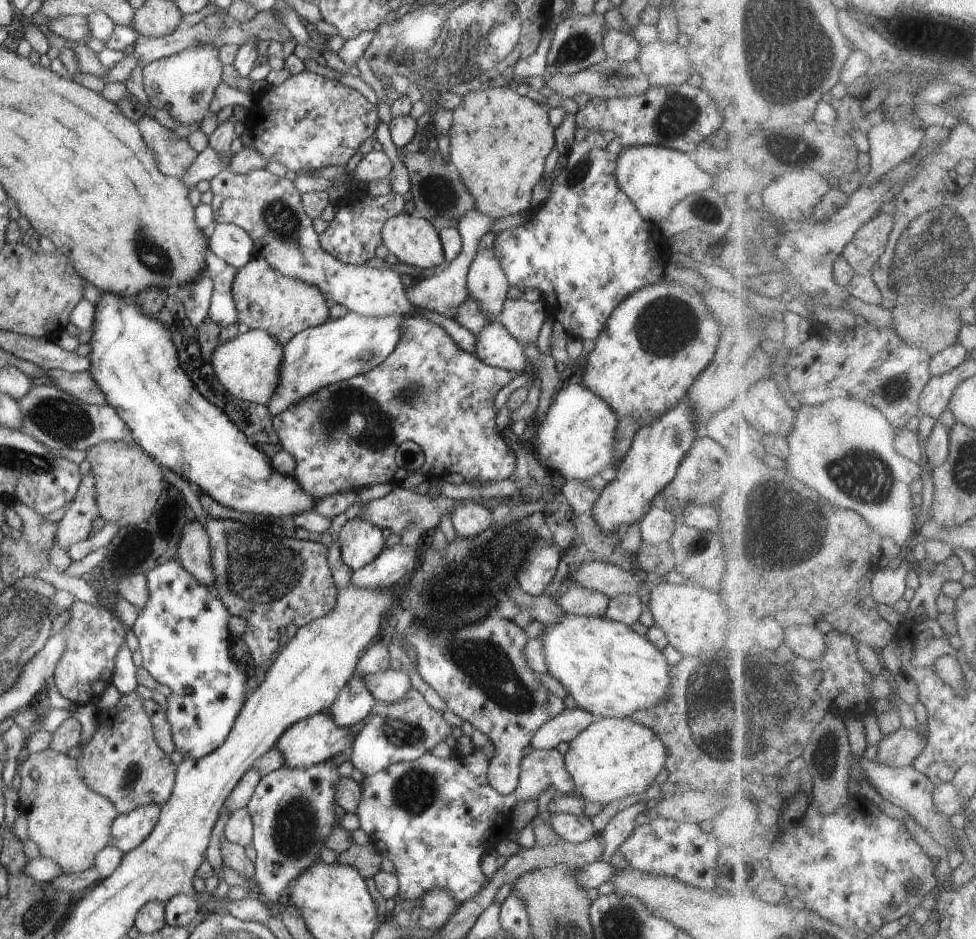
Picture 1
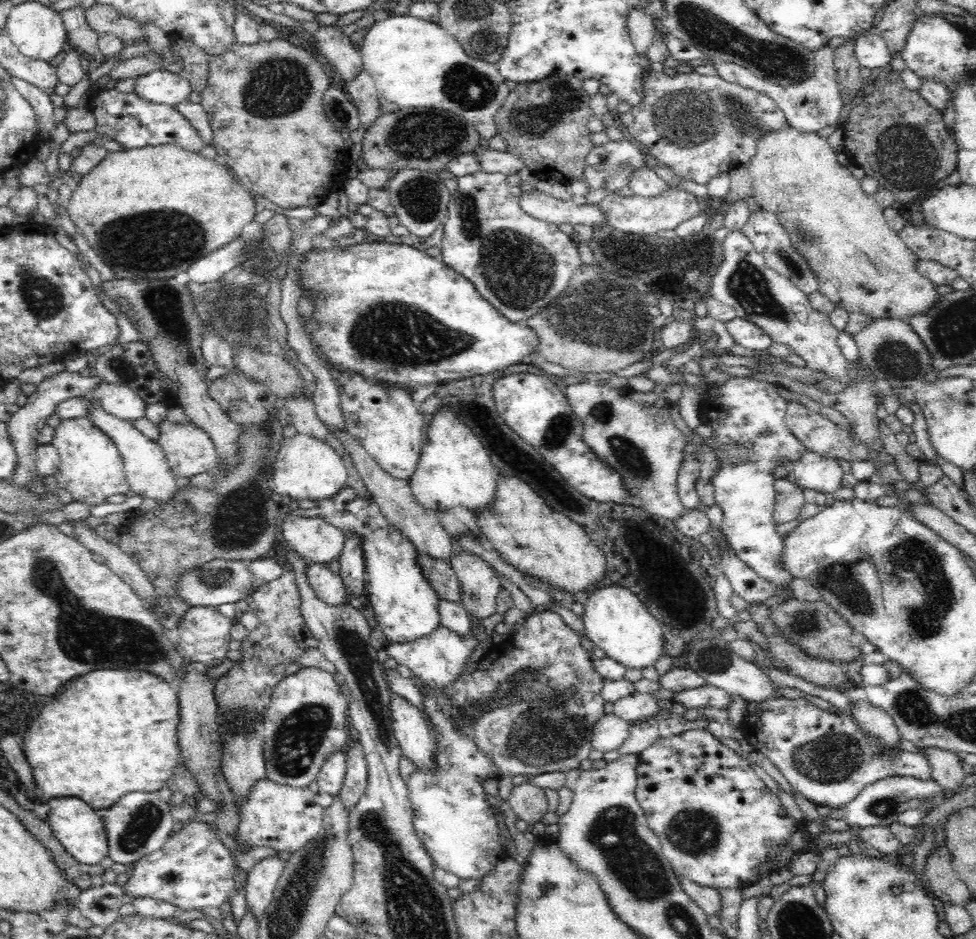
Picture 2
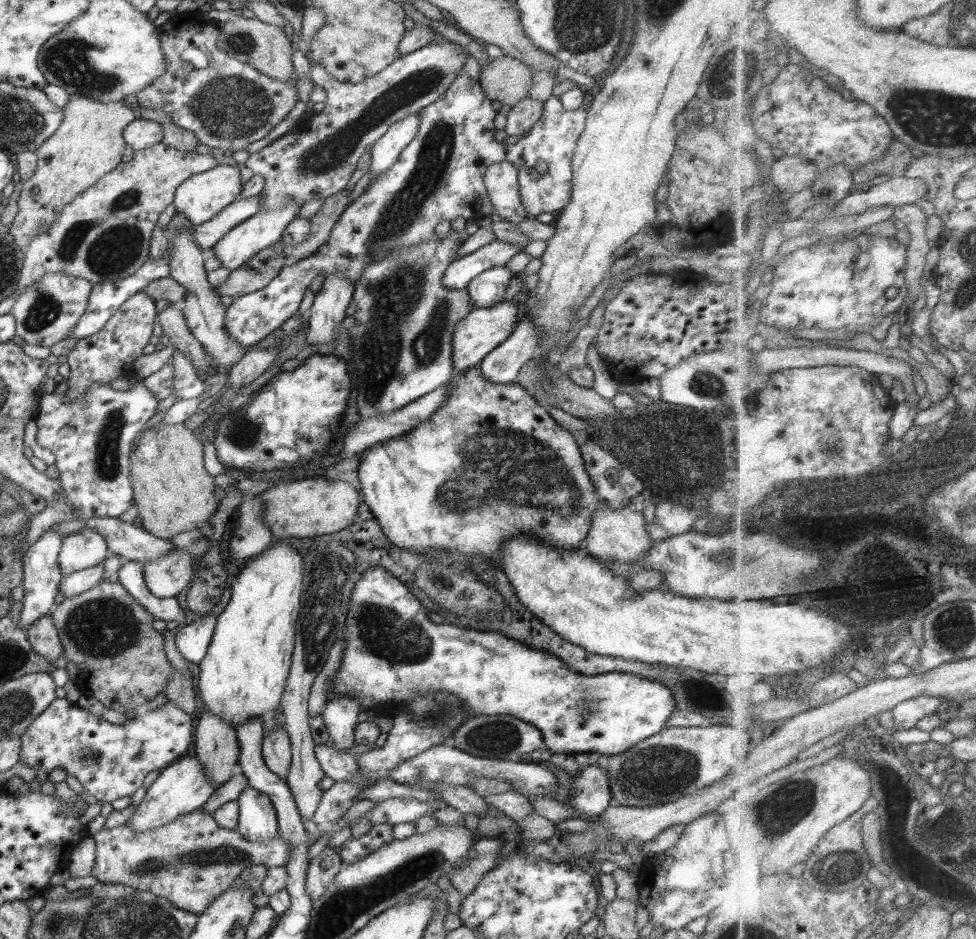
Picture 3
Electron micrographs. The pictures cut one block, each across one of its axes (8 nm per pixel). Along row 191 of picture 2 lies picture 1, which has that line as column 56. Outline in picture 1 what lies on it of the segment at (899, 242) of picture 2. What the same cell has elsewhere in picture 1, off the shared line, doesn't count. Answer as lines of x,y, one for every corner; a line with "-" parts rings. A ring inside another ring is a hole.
47,749
33,753
20,766
22,786
18,795
20,811
28,821
29,840
33,840
40,848
42,857
51,858
59,864
63,873
82,873
93,868
95,857
111,842
111,825
119,816
112,802
97,791
91,790
85,779
79,774
79,764
66,753
58,753

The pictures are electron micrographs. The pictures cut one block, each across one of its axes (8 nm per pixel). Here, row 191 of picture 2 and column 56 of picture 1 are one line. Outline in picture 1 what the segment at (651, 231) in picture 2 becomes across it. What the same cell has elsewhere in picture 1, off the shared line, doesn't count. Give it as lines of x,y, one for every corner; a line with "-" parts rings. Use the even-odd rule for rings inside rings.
75,601
72,608
67,610
70,614
68,623
63,628
68,630
67,648
64,655
59,659
55,674
52,676
60,694
68,699
68,702
77,703
79,706
85,706
89,703
97,704
105,690
112,683
115,658
118,655
118,650
123,646
125,641
125,630
122,622
116,622
114,616
103,609
94,608
84,602

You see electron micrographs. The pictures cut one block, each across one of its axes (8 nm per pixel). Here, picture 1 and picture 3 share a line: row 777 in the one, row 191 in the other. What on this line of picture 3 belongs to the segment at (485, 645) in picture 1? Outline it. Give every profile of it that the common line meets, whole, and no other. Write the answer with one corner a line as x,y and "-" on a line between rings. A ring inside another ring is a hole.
505,163
490,166
485,173
484,183
487,188
493,211
506,220
516,225
528,220
521,201
518,170

